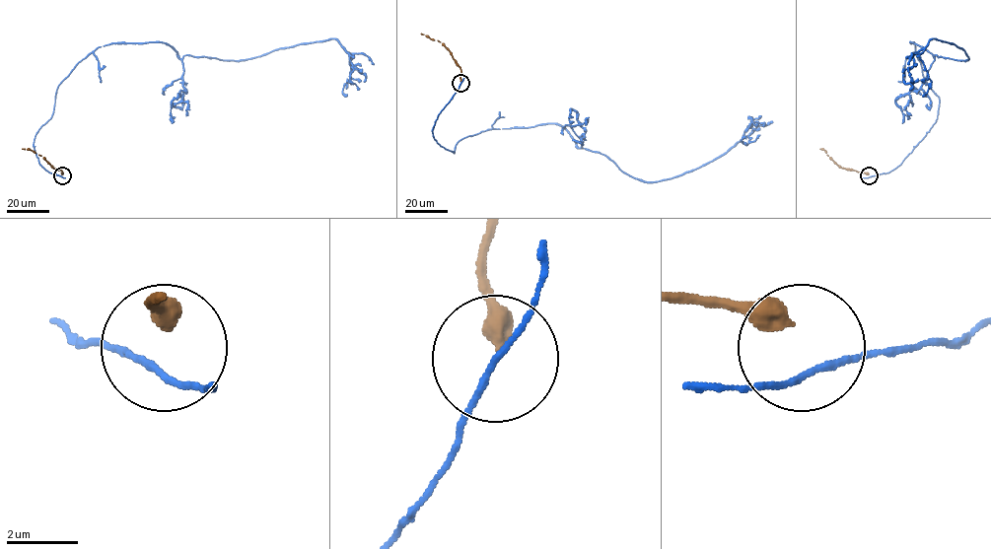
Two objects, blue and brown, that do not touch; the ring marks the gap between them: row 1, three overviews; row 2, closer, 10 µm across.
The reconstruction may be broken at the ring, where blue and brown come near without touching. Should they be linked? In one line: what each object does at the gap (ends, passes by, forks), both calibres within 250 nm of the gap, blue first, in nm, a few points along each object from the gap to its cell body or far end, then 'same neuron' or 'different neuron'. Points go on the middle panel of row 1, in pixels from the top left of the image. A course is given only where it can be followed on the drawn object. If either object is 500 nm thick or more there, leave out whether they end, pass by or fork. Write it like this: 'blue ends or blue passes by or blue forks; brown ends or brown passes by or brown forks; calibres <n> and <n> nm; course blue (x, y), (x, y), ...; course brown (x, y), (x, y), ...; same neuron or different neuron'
calibres 170 and 500 nm; course blue (460, 83), (432, 130), (454, 153), (482, 131), (558, 123), (658, 181), (724, 155), (749, 116), (745, 131); course brown (460, 82), (460, 67), (452, 53), (443, 42), (421, 34); different neuron

